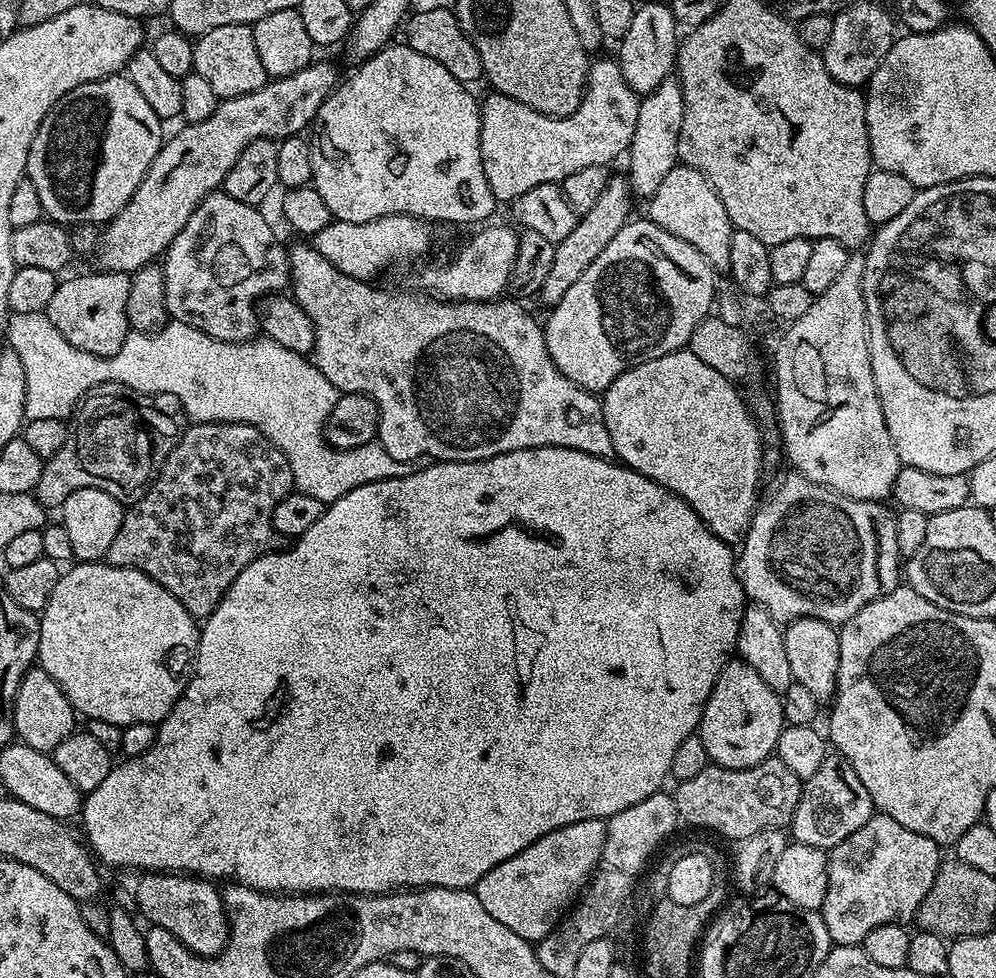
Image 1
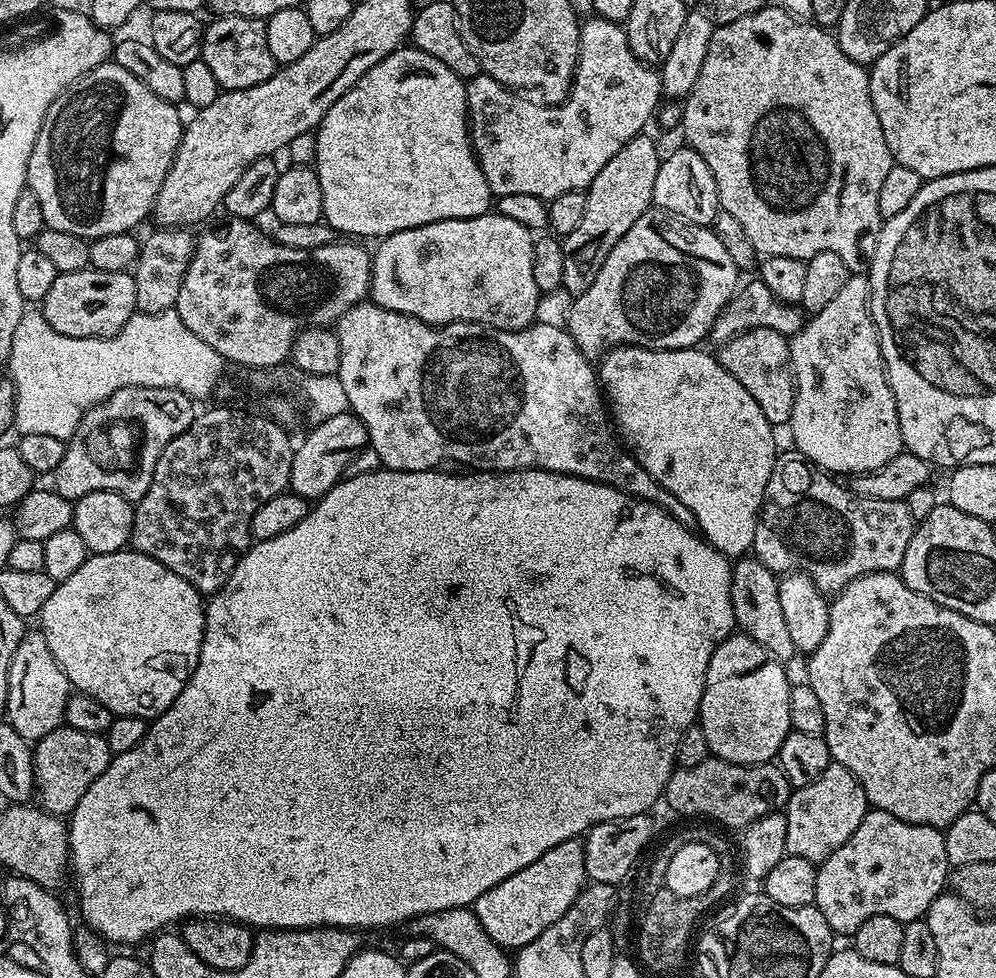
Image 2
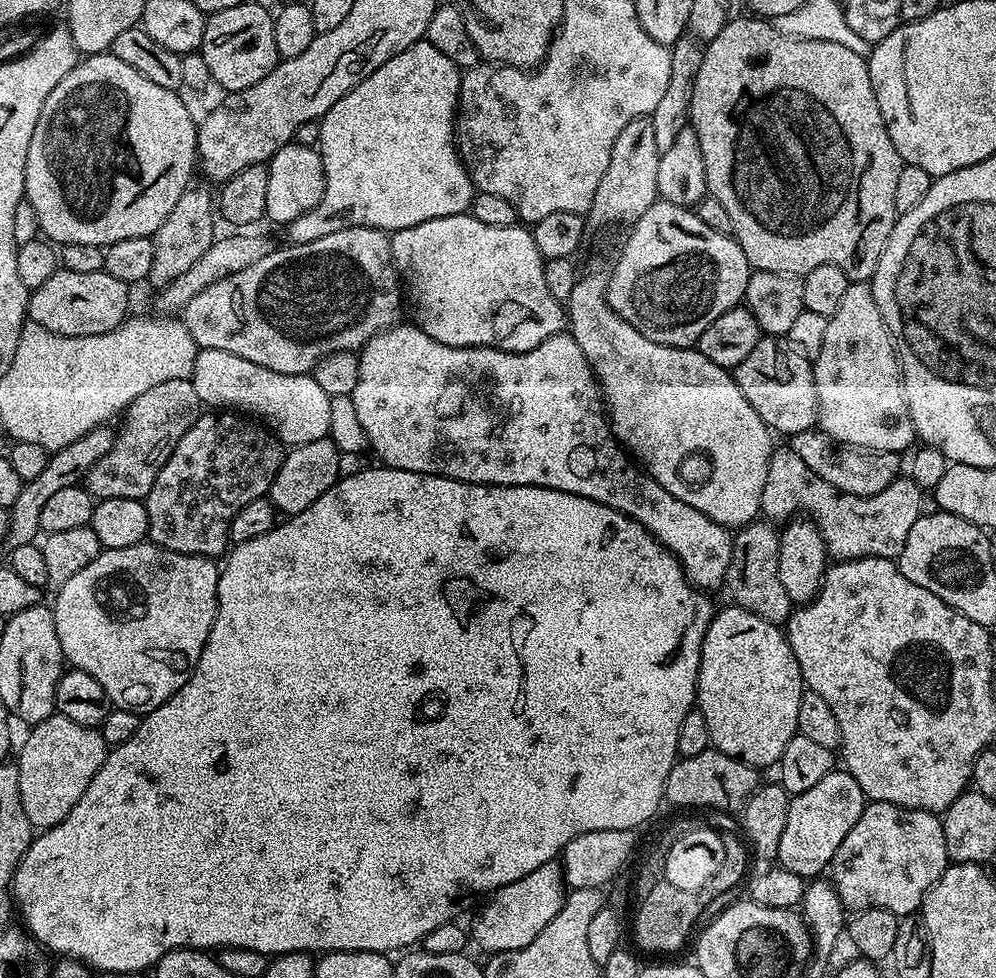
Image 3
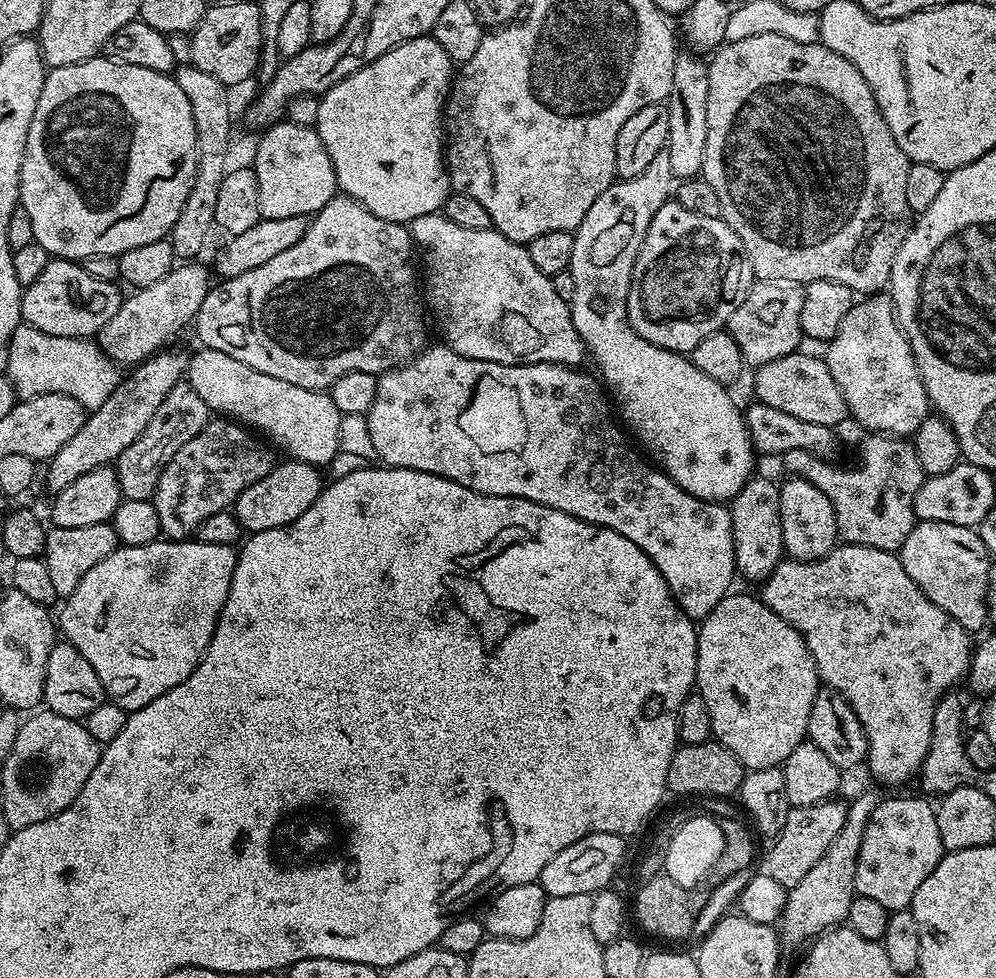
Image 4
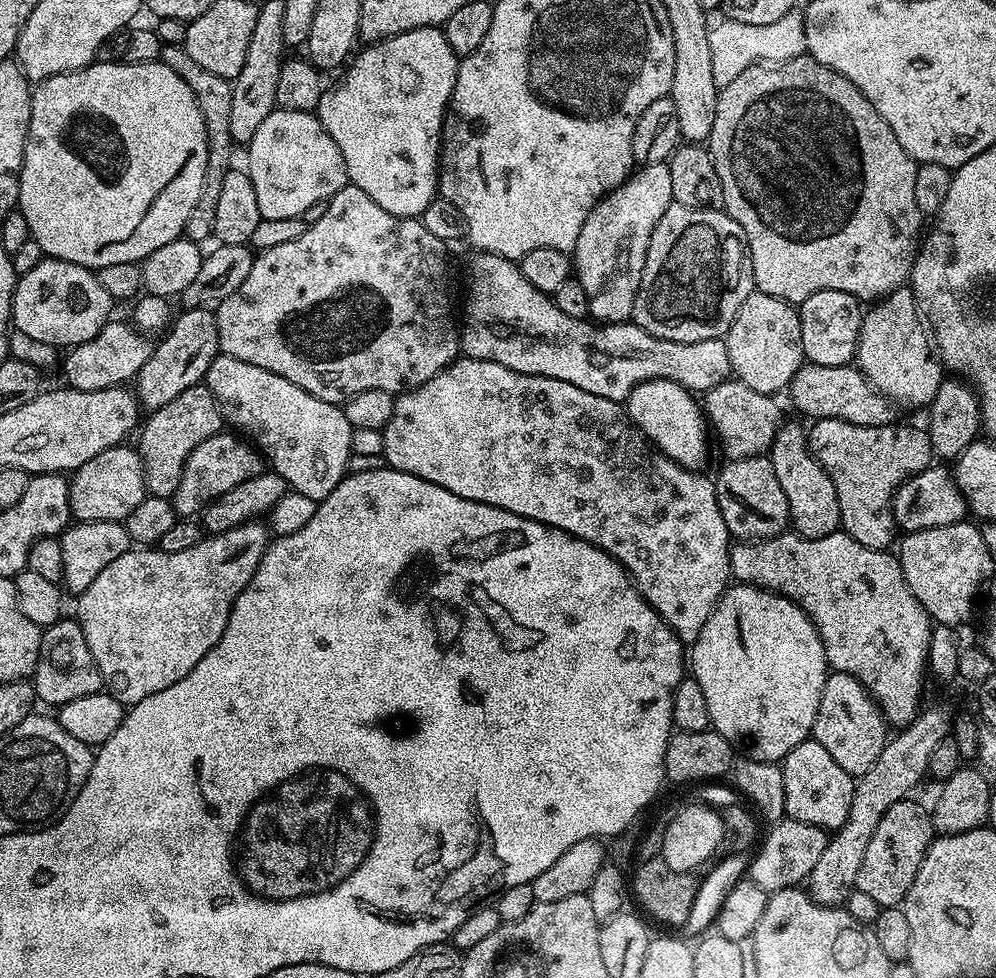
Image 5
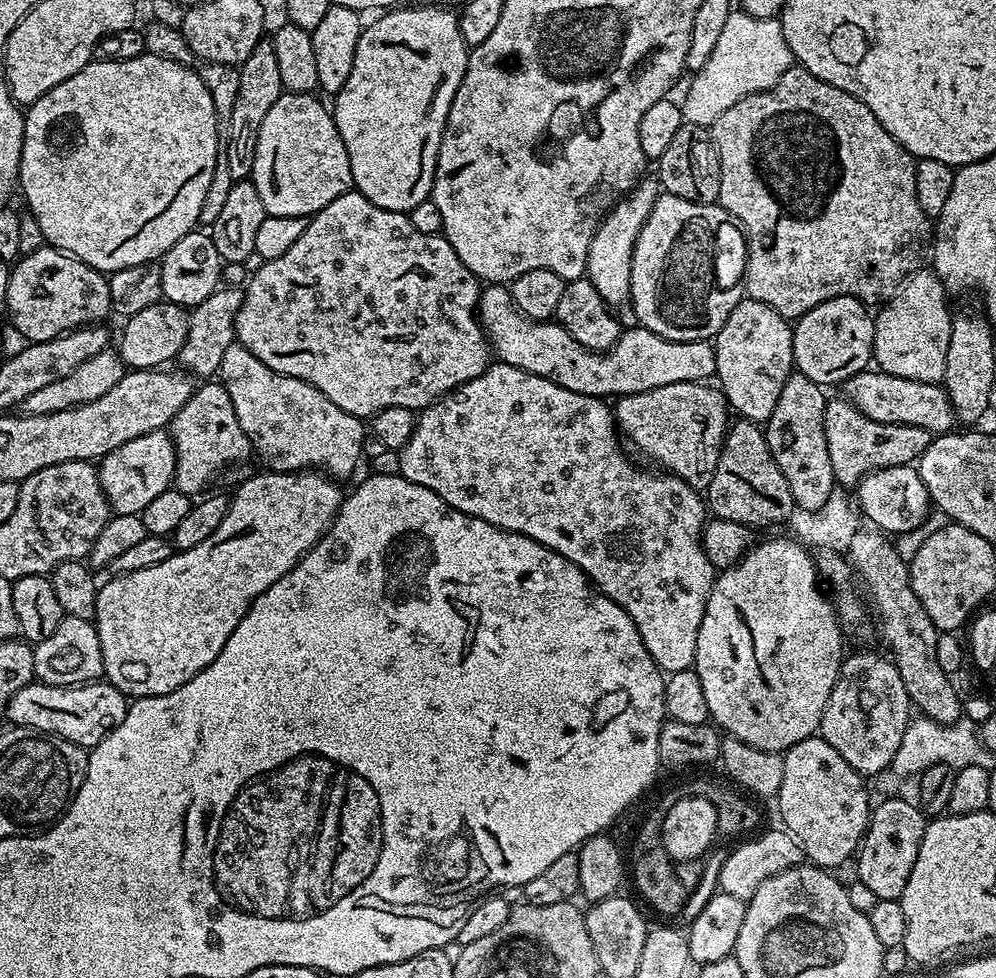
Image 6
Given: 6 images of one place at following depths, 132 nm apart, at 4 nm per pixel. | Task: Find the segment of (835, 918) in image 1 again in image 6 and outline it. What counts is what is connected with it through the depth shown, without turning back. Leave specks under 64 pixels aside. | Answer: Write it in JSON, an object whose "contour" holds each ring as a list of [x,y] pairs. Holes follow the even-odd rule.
{"contour":[[[884,800],[871,809],[868,831],[855,857],[855,875],[876,896],[877,900],[899,900],[906,882],[910,882],[910,870],[918,859],[918,846],[922,846],[922,834],[926,816],[915,803],[908,800]]]}

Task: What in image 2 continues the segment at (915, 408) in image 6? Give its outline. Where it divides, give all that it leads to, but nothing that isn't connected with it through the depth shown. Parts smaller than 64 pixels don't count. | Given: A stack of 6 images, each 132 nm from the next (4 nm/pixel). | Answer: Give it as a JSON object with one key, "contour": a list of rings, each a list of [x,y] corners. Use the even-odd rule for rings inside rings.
{"contour":[[[759,328],[738,334],[724,344],[719,345],[718,359],[720,364],[750,393],[750,398],[762,406],[762,414],[772,425],[787,425],[792,419],[796,381],[792,374],[792,359],[788,349],[789,337],[778,330]]]}

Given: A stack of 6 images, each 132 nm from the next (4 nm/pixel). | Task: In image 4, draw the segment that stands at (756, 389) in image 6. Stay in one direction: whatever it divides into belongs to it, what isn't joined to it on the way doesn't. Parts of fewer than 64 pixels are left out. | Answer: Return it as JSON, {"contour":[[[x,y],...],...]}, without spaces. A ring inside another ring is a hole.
{"contour":[[[756,280],[750,286],[746,298],[742,298],[742,306],[730,314],[726,330],[738,342],[742,350],[745,365],[759,366],[766,362],[774,362],[774,358],[782,358],[786,354],[797,351],[802,341],[802,298],[804,289],[801,285],[789,280]]]}

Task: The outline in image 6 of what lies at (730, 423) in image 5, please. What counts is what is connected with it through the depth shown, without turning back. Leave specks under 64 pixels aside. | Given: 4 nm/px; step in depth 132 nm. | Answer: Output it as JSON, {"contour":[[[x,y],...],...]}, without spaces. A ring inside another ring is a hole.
{"contour":[[[708,382],[658,386],[658,390],[619,397],[614,404],[614,415],[617,429],[632,439],[642,455],[656,463],[653,465],[682,478],[691,488],[707,489],[730,427],[728,400],[719,387]]]}

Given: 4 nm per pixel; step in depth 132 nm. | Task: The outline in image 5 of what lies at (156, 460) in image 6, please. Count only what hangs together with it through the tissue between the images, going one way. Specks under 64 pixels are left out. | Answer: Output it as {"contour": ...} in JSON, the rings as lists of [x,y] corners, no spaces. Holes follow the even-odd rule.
{"contour":[[[117,446],[102,450],[90,462],[83,464],[71,473],[68,480],[70,508],[73,517],[81,520],[118,520],[123,521],[142,502],[146,495],[144,486],[144,461],[140,459],[135,447]]]}

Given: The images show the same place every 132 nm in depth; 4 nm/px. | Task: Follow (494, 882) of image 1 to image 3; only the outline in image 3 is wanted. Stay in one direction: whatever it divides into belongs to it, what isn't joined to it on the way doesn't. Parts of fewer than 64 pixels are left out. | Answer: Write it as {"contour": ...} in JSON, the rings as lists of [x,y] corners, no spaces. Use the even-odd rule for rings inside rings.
{"contour":[[[556,862],[538,866],[538,870],[530,870],[526,878],[518,878],[518,882],[502,886],[483,901],[484,909],[470,925],[471,939],[476,939],[477,946],[485,948],[488,954],[522,950],[522,946],[530,946],[530,942],[534,942],[534,938],[546,930],[546,922],[550,922],[550,918],[562,910],[565,895],[563,867]]]}

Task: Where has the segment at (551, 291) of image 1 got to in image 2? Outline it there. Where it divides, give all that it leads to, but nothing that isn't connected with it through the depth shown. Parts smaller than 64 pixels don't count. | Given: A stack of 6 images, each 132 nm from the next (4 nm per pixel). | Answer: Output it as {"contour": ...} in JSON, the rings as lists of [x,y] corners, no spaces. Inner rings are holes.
{"contour":[[[641,134],[630,138],[630,142],[626,142],[626,146],[622,146],[622,150],[618,150],[618,154],[614,154],[614,158],[610,158],[610,162],[602,166],[602,170],[598,170],[594,182],[584,192],[586,211],[582,214],[582,222],[578,222],[578,226],[574,226],[574,230],[570,230],[570,234],[562,240],[564,245],[563,291],[569,292],[569,297],[575,298],[590,290],[590,282],[598,278],[598,270],[602,270],[602,262],[606,262],[606,254],[610,254],[610,250],[618,246],[622,234],[626,234],[626,230],[630,230],[630,226],[634,226],[634,222],[638,222],[638,218],[642,218],[642,214],[653,207],[654,178],[658,178],[661,159],[662,152],[656,149],[655,142],[648,137],[648,134]]]}

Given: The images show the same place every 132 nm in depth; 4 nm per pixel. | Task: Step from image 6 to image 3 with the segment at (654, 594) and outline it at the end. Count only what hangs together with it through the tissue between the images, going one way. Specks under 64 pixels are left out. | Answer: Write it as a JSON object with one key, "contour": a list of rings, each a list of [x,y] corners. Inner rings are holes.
{"contour":[[[404,323],[377,332],[359,349],[358,386],[350,397],[352,412],[383,467],[445,476],[467,484],[542,486],[585,496],[634,518],[677,556],[695,588],[709,590],[724,584],[733,533],[706,518],[702,510],[686,506],[682,498],[674,498],[625,451],[612,433],[600,383],[571,334],[559,332],[534,350],[503,352],[442,346],[415,323]]]}

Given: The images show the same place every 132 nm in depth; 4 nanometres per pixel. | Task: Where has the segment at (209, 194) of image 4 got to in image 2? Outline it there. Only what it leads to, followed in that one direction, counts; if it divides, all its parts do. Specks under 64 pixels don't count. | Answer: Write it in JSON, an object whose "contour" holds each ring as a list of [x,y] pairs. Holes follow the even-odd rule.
{"contour":[[[157,227],[148,237],[143,237],[140,252],[132,277],[134,278],[134,294],[137,309],[146,314],[171,312],[178,302],[178,290],[182,290],[186,270],[190,266],[190,258],[196,249],[193,233],[187,227],[162,228]]]}

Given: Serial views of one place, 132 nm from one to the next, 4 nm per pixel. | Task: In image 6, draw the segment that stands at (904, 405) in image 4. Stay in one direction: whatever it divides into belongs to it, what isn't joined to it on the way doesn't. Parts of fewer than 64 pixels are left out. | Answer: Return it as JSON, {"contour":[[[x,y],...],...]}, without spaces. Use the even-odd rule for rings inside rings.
{"contour":[[[924,266],[912,273],[896,292],[875,313],[874,346],[872,359],[875,367],[886,374],[894,374],[898,378],[910,378],[914,382],[930,382],[940,384],[946,370],[946,349],[950,347],[950,330],[953,313],[948,312],[950,293],[936,277],[931,267]]]}

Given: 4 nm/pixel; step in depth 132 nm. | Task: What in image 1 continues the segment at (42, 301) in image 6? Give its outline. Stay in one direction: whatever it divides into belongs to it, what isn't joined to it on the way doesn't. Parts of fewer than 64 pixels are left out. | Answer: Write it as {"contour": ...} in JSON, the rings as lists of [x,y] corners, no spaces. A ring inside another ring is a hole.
{"contour":[[[95,271],[89,276],[61,279],[56,285],[54,298],[50,298],[50,306],[46,311],[50,322],[58,326],[62,338],[66,338],[70,346],[78,346],[78,350],[86,350],[95,356],[113,356],[118,354],[118,350],[122,350],[122,342],[126,342],[130,331],[126,318],[126,298],[130,298],[130,276],[127,272]]]}

